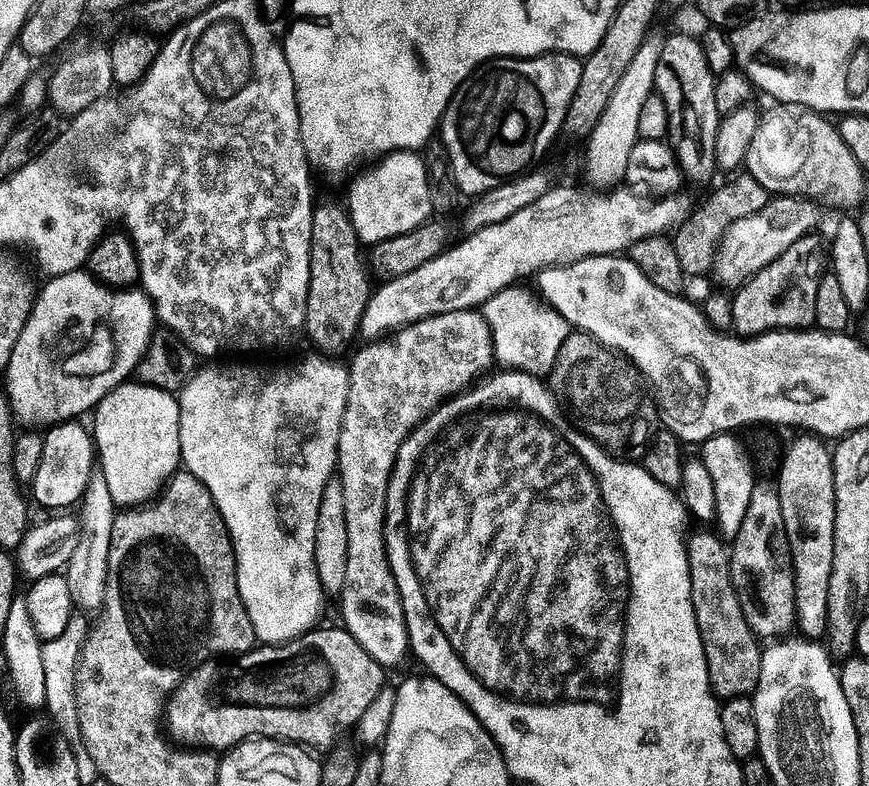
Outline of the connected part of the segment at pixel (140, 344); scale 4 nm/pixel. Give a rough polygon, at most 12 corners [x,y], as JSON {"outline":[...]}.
{"outline":[[39,289],[6,375],[24,426],[67,424],[136,375],[142,290]]}

